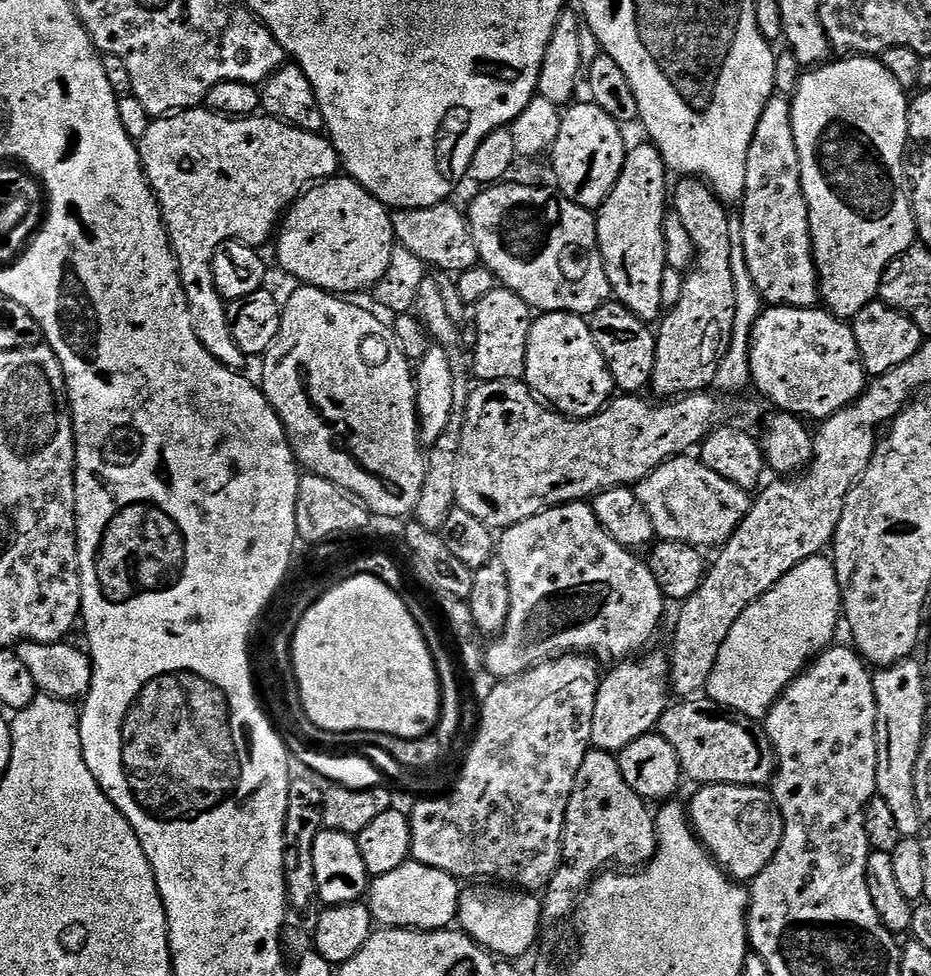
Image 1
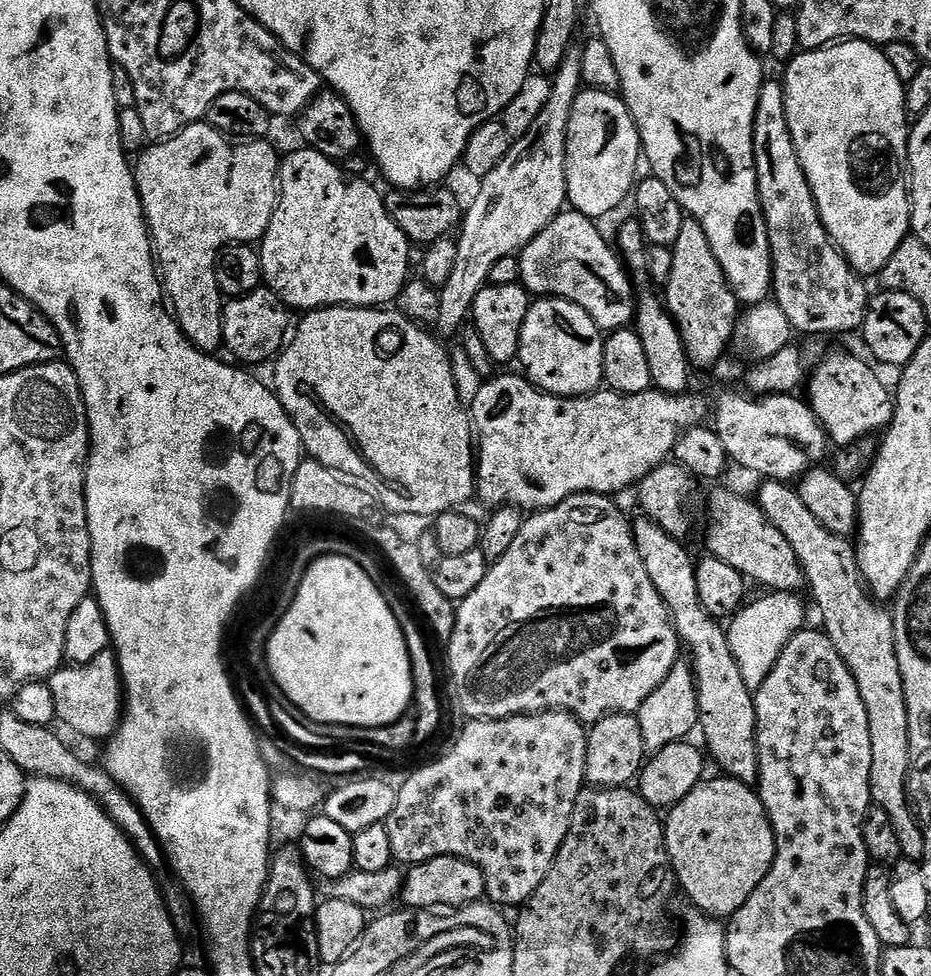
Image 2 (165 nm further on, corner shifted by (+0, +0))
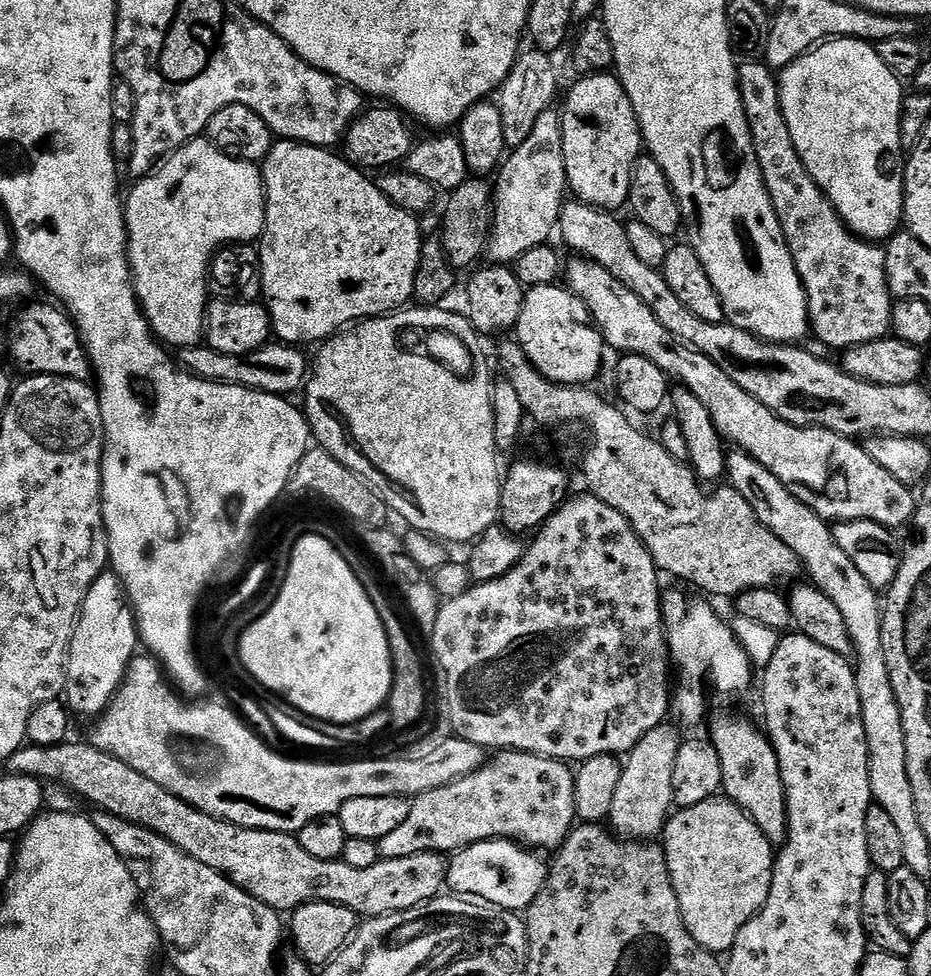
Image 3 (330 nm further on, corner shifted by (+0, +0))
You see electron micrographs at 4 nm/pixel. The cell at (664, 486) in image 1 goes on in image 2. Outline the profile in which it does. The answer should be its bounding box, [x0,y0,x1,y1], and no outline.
[708,492,805,593]

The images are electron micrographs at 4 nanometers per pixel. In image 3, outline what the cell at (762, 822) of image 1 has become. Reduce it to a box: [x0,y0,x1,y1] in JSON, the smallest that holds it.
[662,794,774,953]

